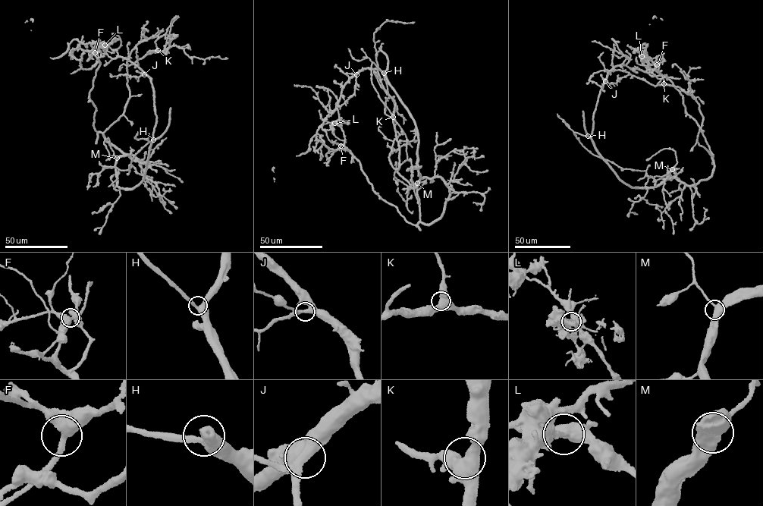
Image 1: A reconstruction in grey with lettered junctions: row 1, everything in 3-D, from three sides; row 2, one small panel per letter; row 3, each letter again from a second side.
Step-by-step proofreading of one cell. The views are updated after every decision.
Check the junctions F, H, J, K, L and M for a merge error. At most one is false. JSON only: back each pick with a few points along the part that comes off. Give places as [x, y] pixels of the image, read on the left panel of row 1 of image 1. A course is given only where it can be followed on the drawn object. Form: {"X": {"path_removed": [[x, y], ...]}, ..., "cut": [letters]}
{"L": {"path_removed": [[105, 45], [97, 48], [89, 43], [82, 43], [74, 39], [66, 51], [51, 58], [30, 20]]}, "cut": ["L"]}

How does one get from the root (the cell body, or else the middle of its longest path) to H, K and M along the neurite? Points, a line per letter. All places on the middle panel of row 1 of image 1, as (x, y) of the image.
H: (444, 183), (438, 177), (419, 179), (418, 183), (420, 177), (418, 164), (417, 131), (408, 110), (384, 73)
K: (444, 183), (450, 196), (442, 216), (428, 224), (422, 221), (416, 184), (397, 171), (400, 152), (393, 117)
M: (444, 183), (438, 177), (419, 179), (417, 183)

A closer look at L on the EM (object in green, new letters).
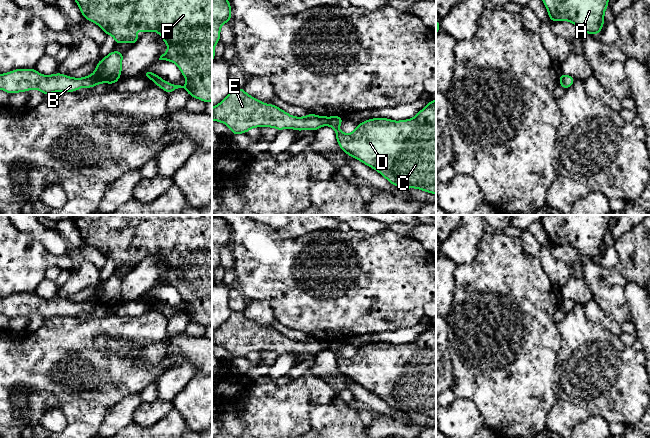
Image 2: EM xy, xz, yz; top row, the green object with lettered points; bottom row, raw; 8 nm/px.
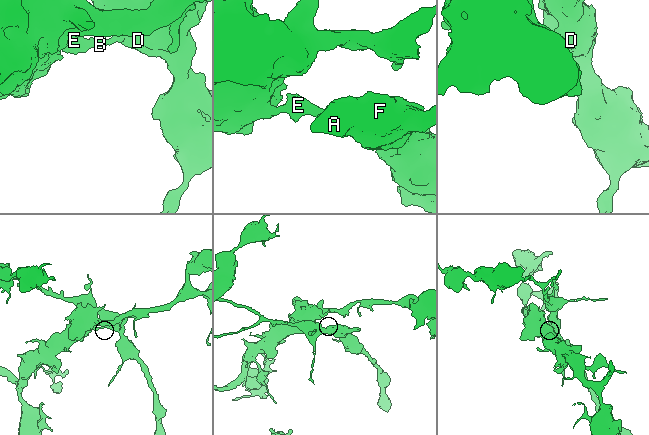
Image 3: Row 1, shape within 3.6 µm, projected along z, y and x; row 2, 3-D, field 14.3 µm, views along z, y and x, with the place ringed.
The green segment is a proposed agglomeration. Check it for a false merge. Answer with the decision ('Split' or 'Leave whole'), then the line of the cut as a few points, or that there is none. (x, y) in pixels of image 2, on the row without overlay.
Split. Split along xy (96, 306), (90, 310), (80, 311)

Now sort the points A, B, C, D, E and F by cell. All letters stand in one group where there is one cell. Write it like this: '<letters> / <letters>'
A C D F / B E

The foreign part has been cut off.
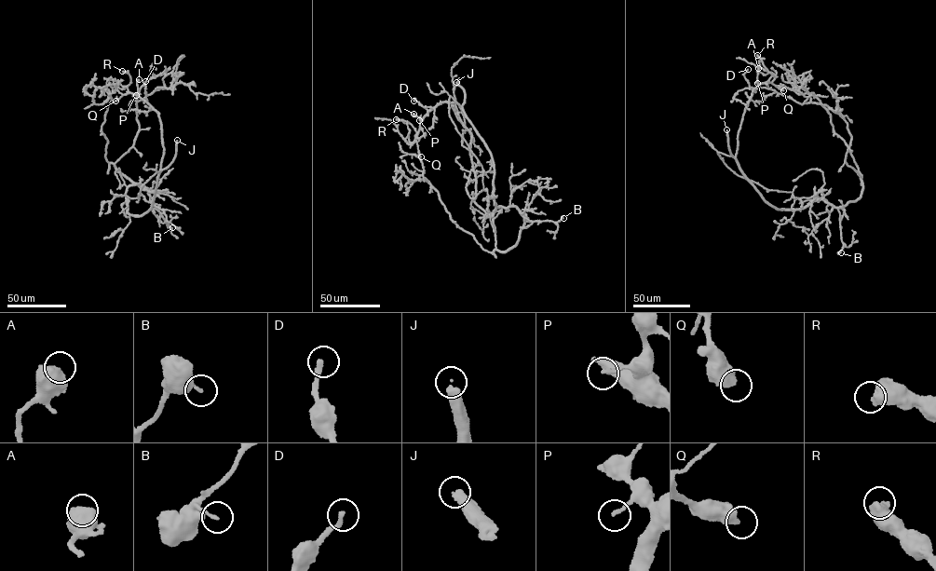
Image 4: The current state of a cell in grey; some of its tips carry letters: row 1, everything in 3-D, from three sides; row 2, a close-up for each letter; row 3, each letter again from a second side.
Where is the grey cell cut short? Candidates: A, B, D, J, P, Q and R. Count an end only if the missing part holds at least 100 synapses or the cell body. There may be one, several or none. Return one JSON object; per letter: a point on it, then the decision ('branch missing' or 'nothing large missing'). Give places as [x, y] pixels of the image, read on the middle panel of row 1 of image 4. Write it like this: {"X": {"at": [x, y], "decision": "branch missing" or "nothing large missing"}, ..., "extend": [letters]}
{"A": {"at": [413, 114], "decision": "nothing large missing"}, "B": {"at": [563, 218], "decision": "nothing large missing"}, "D": {"at": [413, 101], "decision": "nothing large missing"}, "J": {"at": [456, 82], "decision": "branch missing"}, "P": {"at": [419, 120], "decision": "nothing large missing"}, "Q": {"at": [421, 156], "decision": "nothing large missing"}, "R": {"at": [396, 119], "decision": "nothing large missing"}, "extend": ["J"]}

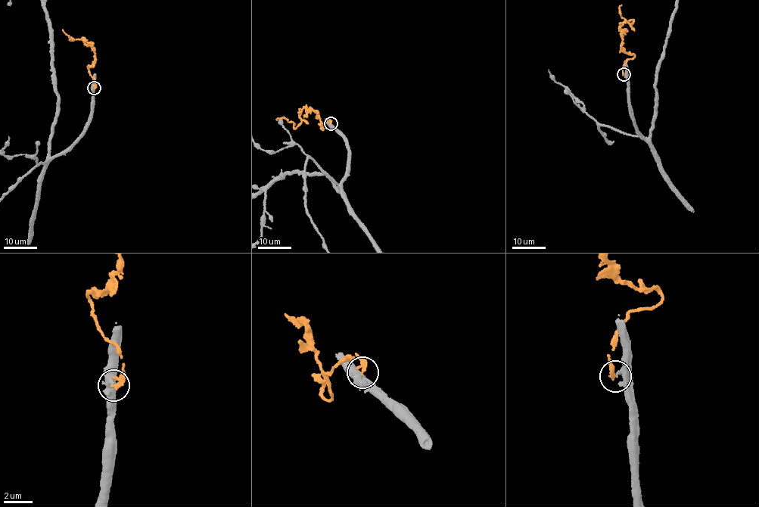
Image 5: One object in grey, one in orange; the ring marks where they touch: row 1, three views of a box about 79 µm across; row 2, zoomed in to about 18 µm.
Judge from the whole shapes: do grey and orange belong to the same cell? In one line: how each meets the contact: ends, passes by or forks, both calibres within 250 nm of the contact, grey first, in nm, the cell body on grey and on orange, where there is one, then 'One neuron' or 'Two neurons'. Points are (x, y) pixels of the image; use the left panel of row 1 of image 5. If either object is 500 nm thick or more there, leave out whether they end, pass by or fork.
At the ring grey passes by. At the ring orange ends. Thickness 300 nm (grey) against 280 nm. Soma of grey: none. Soma of orange: none. Two neurons

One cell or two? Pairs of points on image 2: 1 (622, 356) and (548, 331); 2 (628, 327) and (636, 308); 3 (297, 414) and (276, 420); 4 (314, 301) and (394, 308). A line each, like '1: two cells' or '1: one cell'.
1: two cells
2: two cells
3: one cell
4: one cell

